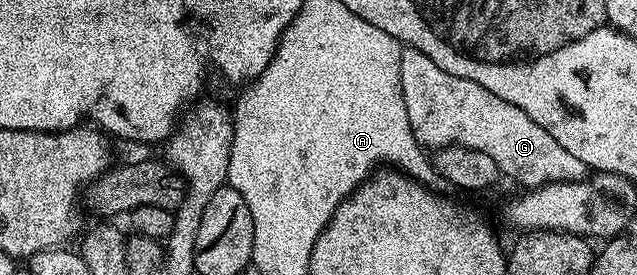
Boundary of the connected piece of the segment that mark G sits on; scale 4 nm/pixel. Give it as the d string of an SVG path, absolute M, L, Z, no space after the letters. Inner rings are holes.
M408 46L400 53L399 75L411 131L421 146L437 149L458 145L482 151L498 164L505 178L514 179L526 189L550 182L580 181L587 176L587 166L566 151L544 127L476 80L450 75L428 56Z

